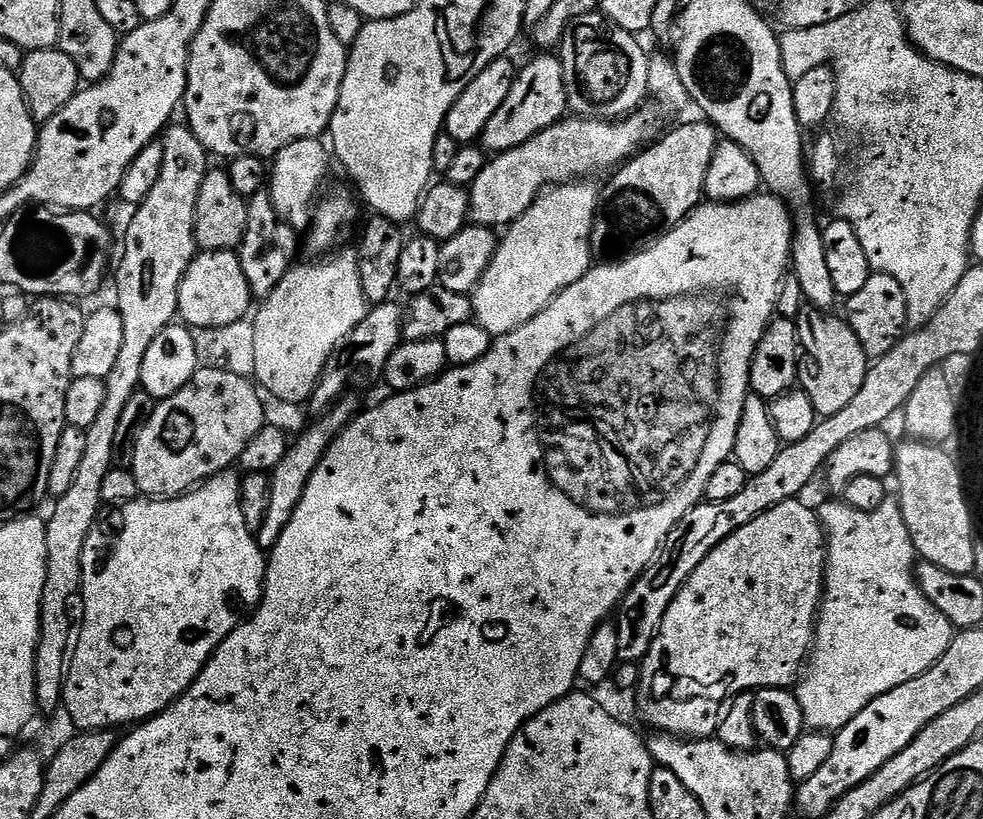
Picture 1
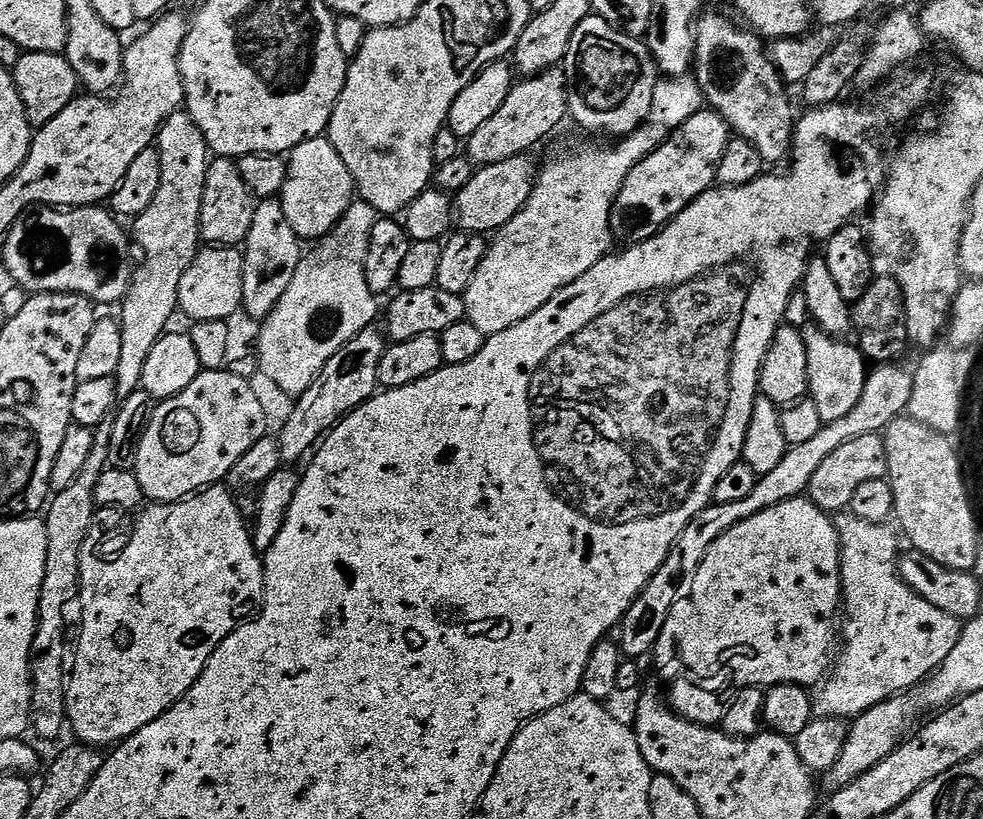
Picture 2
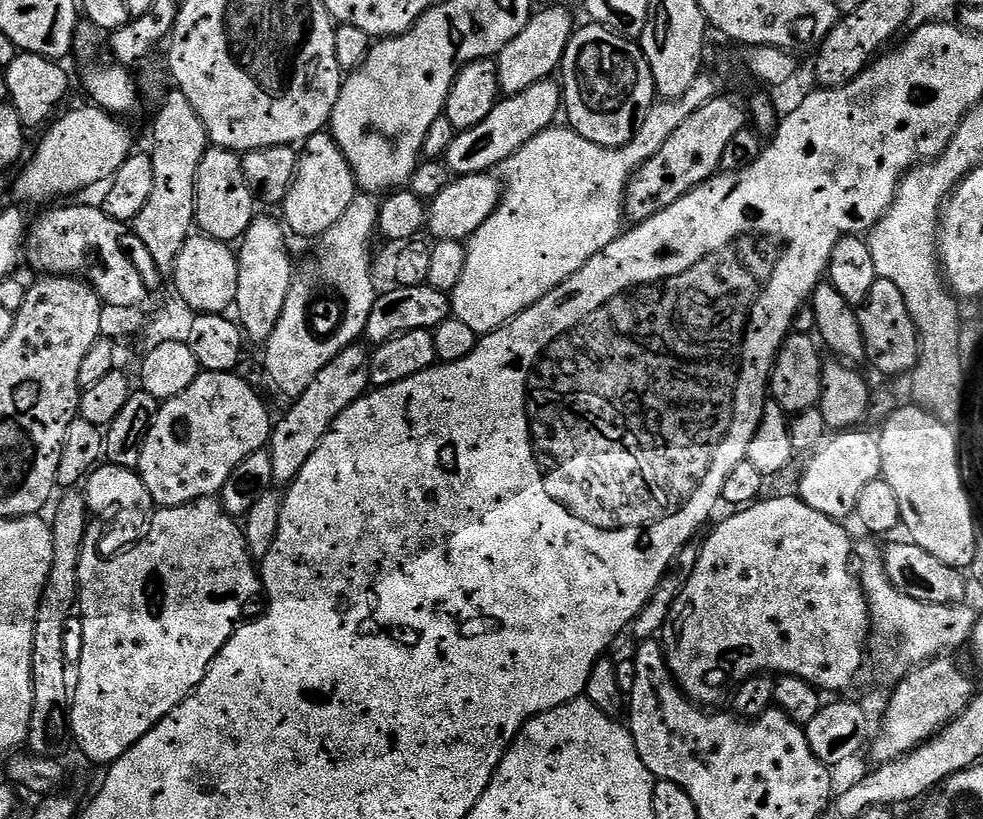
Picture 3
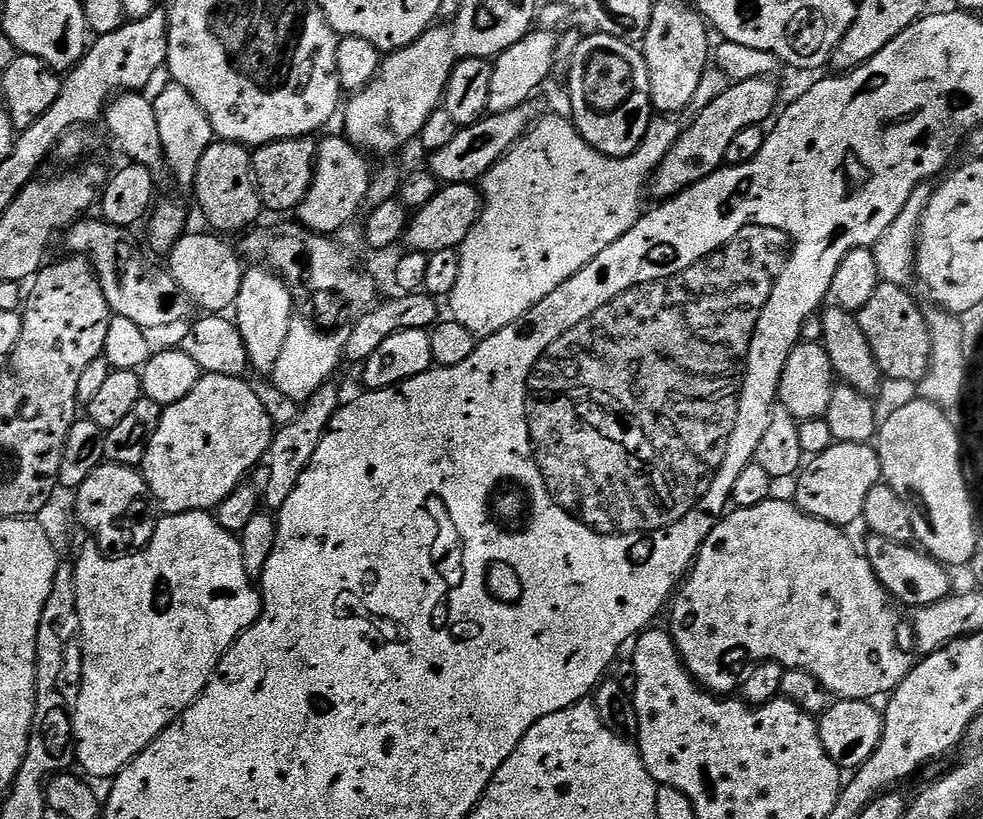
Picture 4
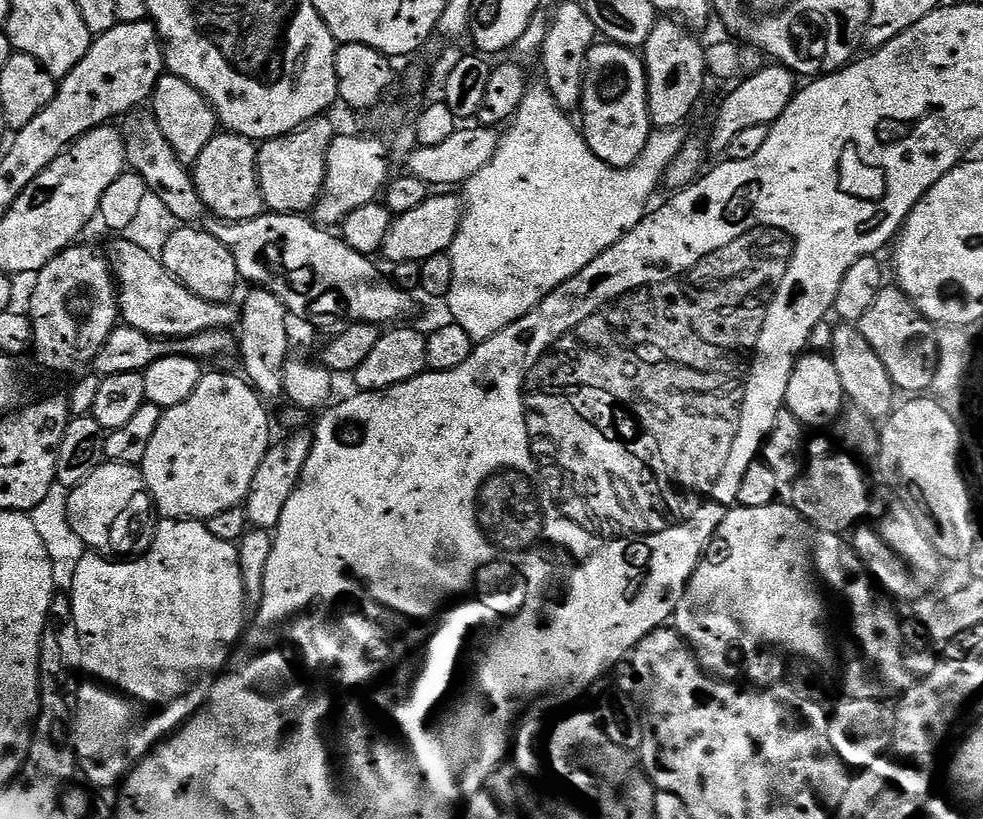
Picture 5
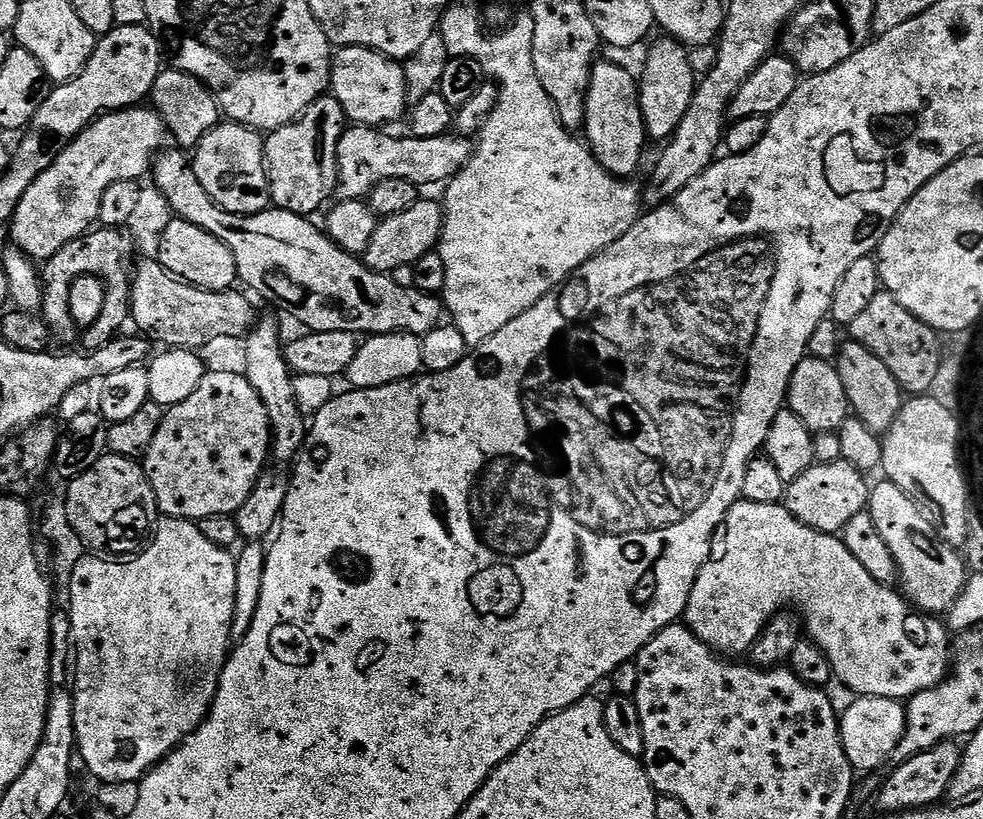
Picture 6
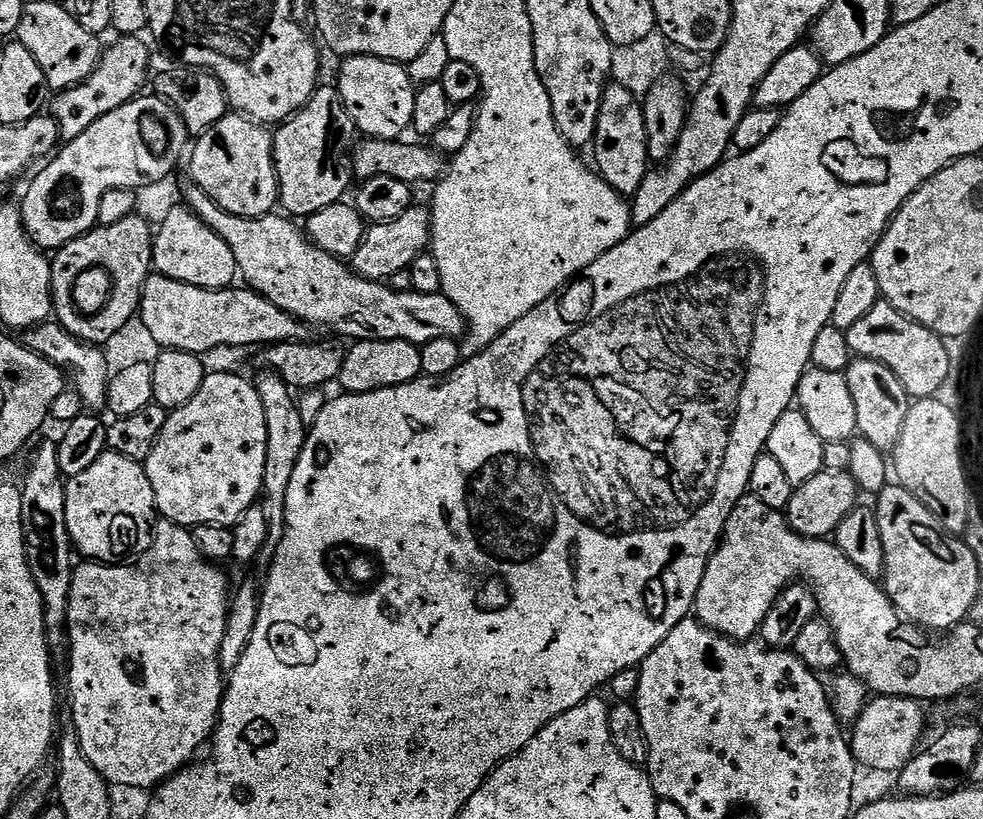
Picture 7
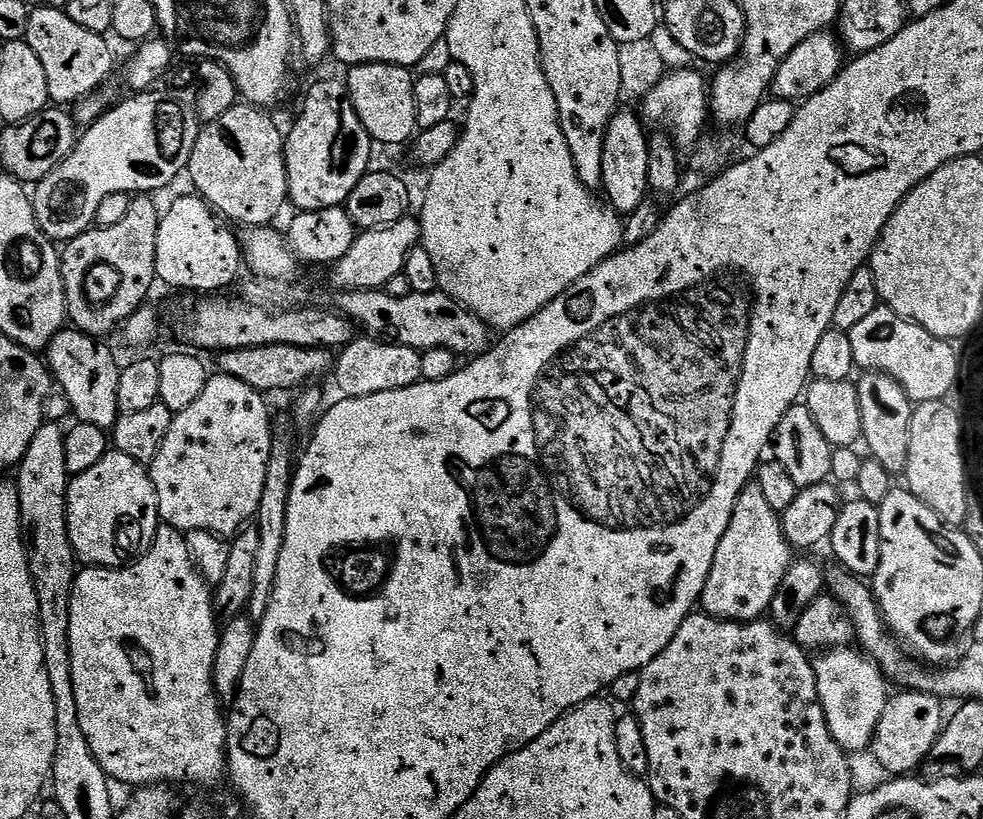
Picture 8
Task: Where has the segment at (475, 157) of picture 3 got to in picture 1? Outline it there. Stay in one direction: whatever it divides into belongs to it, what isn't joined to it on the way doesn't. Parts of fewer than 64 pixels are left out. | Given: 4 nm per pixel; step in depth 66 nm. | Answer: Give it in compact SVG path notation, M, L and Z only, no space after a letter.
M540 54L537 60L530 61L525 68L523 65L517 71L514 86L510 86L510 94L506 94L506 102L502 102L494 118L486 122L486 130L480 135L479 143L492 154L514 150L530 138L534 138L542 130L565 119L568 111L564 64L559 55Z

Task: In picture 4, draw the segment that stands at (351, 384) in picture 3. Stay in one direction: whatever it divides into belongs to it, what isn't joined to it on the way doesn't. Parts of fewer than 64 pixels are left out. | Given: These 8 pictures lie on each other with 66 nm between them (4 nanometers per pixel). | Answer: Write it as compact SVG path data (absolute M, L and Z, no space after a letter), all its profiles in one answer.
M329 382L322 385L309 400L303 401L300 413L296 420L289 422L285 428L275 429L268 453L264 455L262 466L254 472L254 480L260 490L262 504L265 509L278 510L294 494L294 486L298 486L298 478L306 470L310 458L314 458L314 450L318 450L318 442L324 436L332 415L342 403L342 397L336 393L335 383Z

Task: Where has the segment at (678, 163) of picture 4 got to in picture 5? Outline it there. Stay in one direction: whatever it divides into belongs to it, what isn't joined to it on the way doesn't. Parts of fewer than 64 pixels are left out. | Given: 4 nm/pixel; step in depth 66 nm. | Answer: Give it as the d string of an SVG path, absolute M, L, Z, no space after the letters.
M776 62L771 66L773 68L764 66L759 72L745 75L737 83L741 84L721 102L720 109L717 110L716 117L712 120L712 137L706 140L707 147L711 151L713 148L720 154L727 153L730 138L734 138L734 134L746 130L746 126L762 126L763 124L771 126L786 110L786 106L798 91L797 77L791 69L780 63Z

